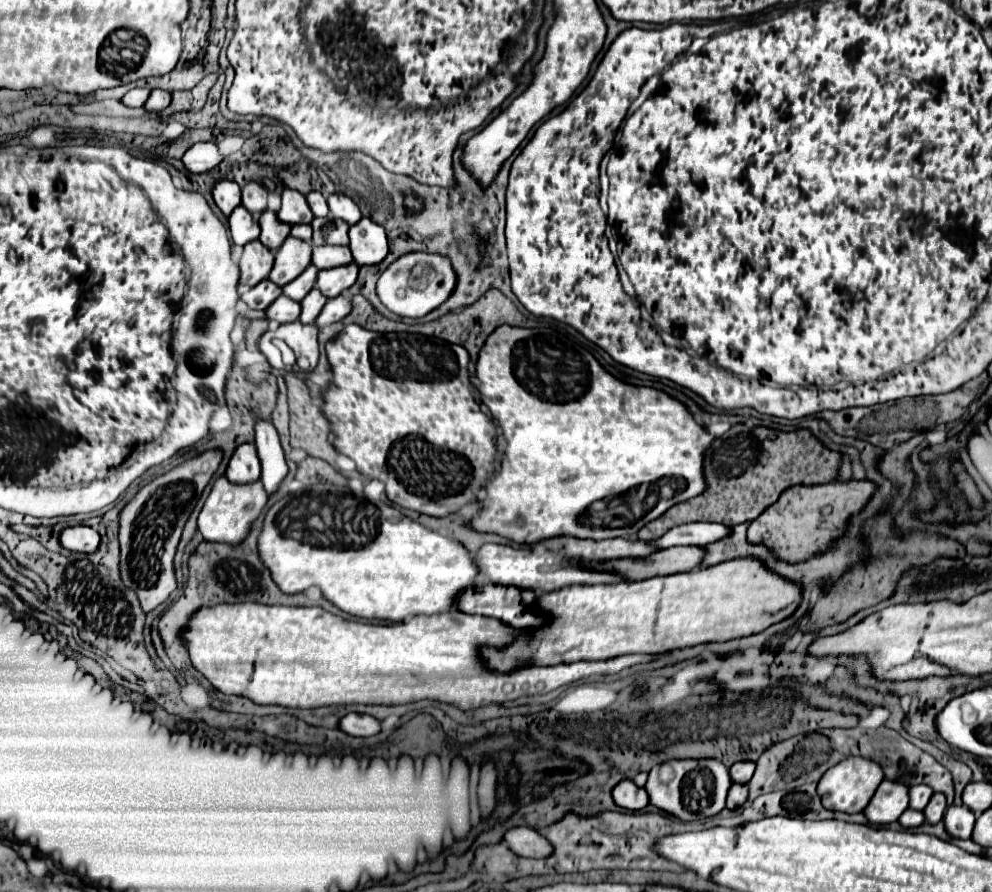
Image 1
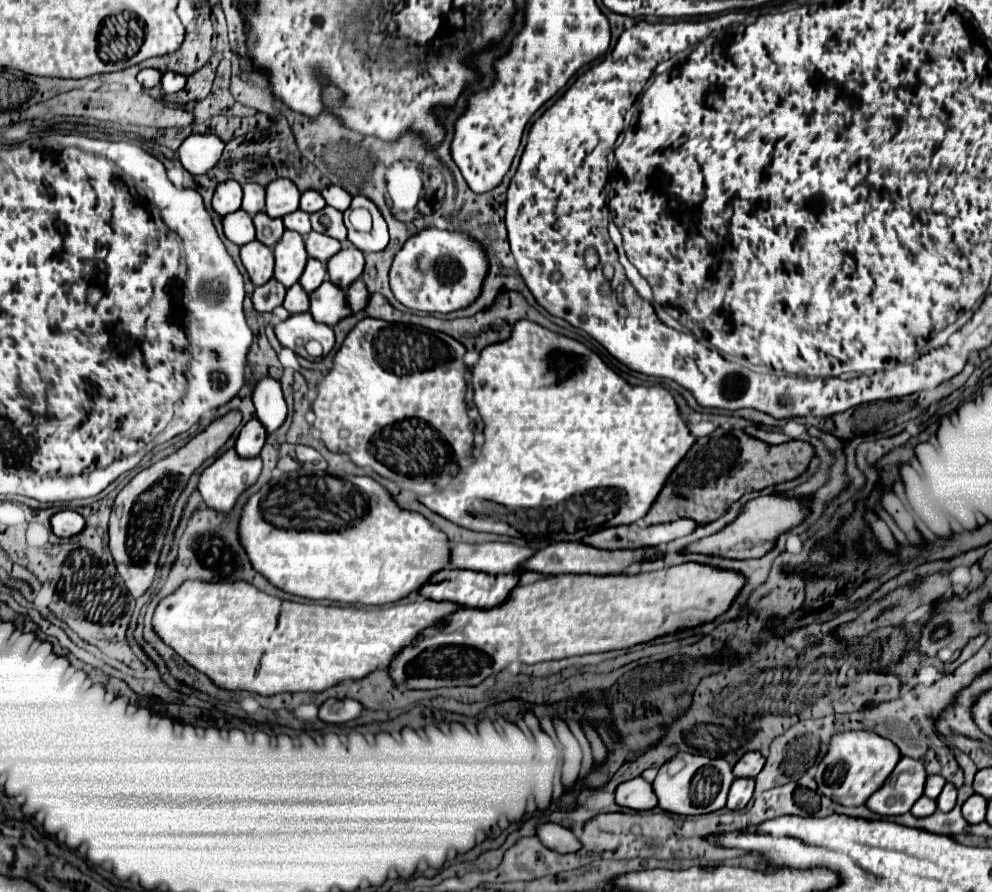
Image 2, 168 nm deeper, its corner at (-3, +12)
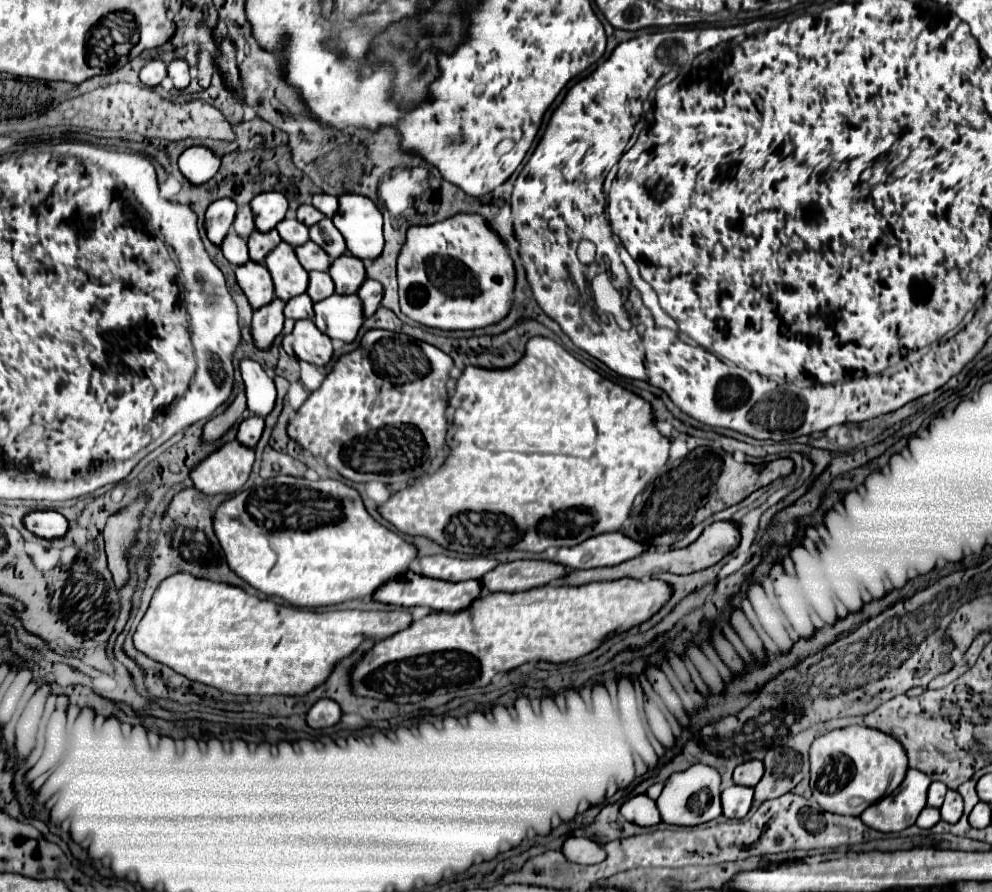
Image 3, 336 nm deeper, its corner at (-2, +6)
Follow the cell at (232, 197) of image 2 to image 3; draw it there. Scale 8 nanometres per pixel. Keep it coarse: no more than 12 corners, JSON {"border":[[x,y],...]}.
{"border":[[215,200],[207,208],[205,228],[219,246],[235,220],[233,200]]}

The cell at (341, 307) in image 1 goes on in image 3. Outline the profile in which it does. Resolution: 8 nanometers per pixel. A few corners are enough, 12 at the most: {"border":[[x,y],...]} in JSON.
{"border":[[365,280],[357,296],[363,300],[363,316],[369,318],[381,304],[383,286]]}

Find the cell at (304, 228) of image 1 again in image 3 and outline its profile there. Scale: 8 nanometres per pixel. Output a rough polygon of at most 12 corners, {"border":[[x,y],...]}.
{"border":[[285,218],[277,232],[287,244],[301,246],[309,240],[307,226]]}

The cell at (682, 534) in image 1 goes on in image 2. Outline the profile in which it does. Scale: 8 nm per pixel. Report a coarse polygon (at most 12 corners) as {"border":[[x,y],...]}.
{"border":[[696,522],[626,524],[604,528],[582,542],[602,550],[636,550],[690,534]]}

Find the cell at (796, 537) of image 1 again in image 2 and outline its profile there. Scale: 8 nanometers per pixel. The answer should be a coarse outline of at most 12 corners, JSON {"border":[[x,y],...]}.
{"border":[[748,500],[722,530],[684,554],[760,558],[800,524],[802,500]]}

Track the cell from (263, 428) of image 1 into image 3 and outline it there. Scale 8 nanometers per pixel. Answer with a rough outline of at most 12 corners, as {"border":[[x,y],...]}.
{"border":[[241,360],[249,412],[267,418],[277,398],[273,378]]}

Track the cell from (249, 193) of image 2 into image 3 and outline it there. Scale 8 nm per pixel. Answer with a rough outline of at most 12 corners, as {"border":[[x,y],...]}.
{"border":[[251,206],[237,210],[233,230],[249,238],[255,230]]}

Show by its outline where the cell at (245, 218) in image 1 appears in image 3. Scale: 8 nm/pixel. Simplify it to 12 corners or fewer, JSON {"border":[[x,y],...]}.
{"border":[[227,234],[221,244],[225,258],[231,264],[249,260],[247,240]]}

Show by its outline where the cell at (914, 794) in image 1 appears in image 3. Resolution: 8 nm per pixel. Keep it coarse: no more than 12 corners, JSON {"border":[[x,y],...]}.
{"border":[[931,782],[927,806],[939,808],[943,804],[947,786]]}

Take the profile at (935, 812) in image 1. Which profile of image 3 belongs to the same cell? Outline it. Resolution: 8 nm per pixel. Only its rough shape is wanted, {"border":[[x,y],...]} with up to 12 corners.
{"border":[[947,790],[941,820],[955,824],[963,814],[959,792]]}

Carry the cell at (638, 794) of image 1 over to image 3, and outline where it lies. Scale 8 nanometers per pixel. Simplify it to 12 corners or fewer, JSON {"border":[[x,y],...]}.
{"border":[[647,794],[621,804],[625,820],[639,826],[661,822],[659,810]]}

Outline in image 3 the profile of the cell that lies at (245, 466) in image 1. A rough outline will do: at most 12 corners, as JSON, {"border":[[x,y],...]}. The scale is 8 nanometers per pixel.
{"border":[[245,418],[239,424],[239,444],[255,448],[263,428],[263,418]]}

